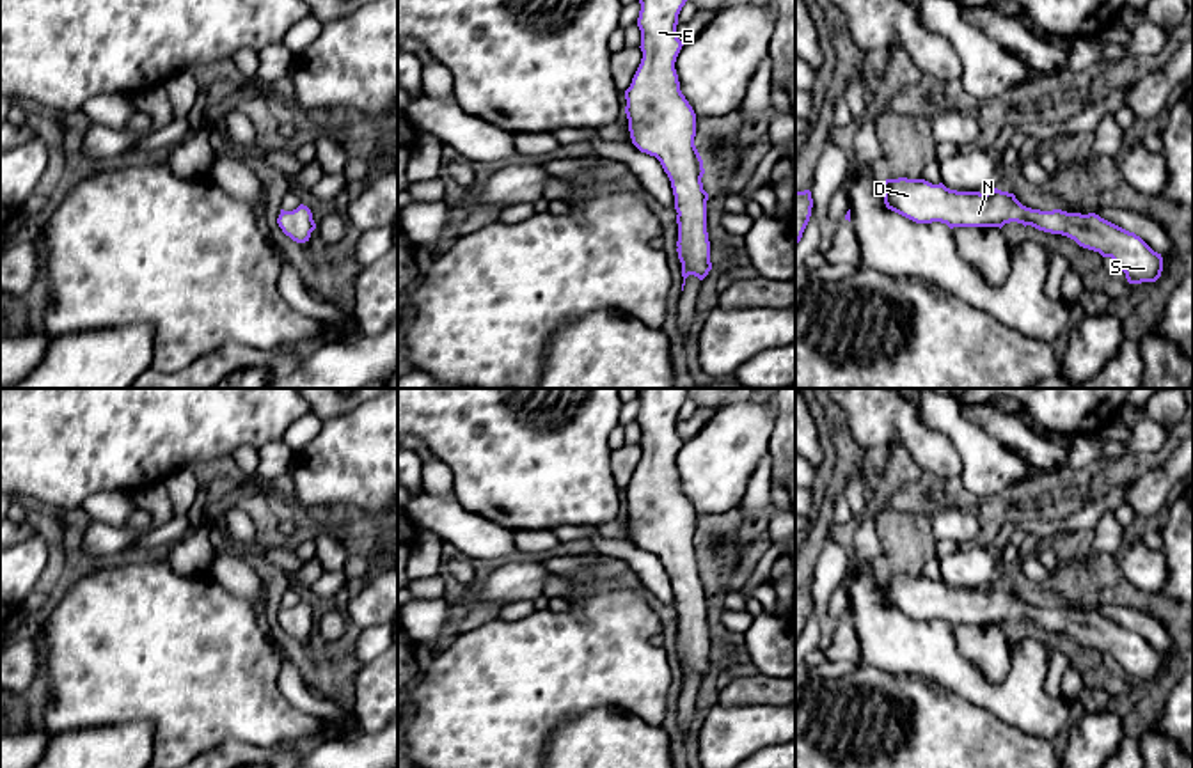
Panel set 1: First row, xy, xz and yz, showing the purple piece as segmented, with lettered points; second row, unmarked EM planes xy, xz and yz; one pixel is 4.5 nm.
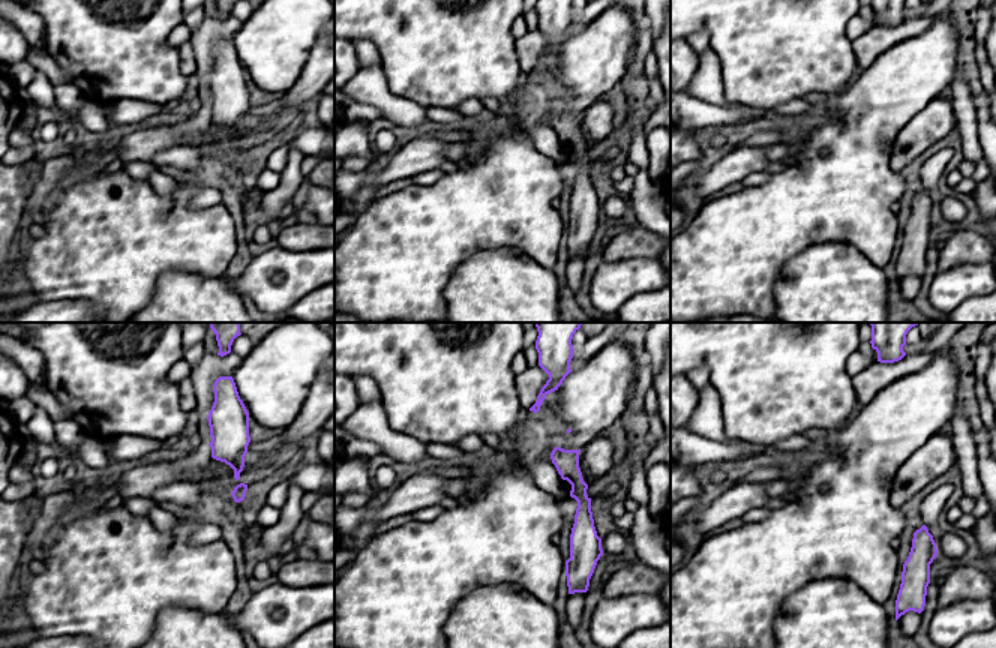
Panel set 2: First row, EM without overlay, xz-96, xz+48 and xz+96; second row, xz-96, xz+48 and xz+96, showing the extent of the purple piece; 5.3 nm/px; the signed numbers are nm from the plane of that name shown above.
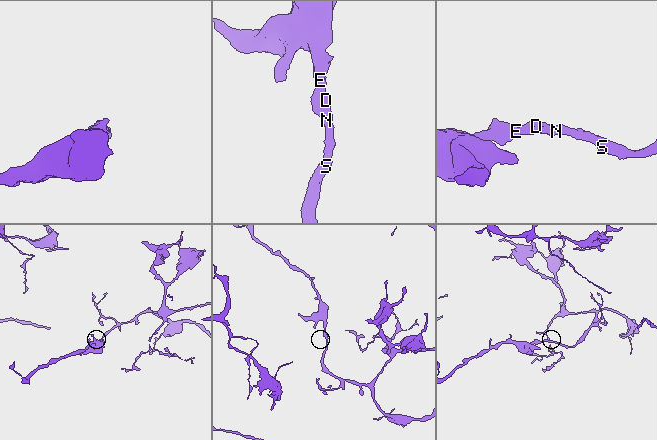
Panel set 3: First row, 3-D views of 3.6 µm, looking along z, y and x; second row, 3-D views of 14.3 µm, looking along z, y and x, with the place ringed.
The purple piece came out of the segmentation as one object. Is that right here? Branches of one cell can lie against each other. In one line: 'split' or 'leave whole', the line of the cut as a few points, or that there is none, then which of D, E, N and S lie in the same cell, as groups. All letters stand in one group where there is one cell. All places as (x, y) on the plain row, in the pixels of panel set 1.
leave whole | no cut | D E N S

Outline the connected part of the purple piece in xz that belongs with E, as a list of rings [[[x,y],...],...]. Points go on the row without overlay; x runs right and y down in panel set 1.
[[[639,388],[641,461],[625,488],[625,511],[632,541],[655,553],[675,592],[682,660],[682,688],[689,672],[703,678],[712,667],[707,630],[703,557],[694,543],[696,511],[680,488],[675,466],[683,440],[676,433],[678,411],[689,388]]]

